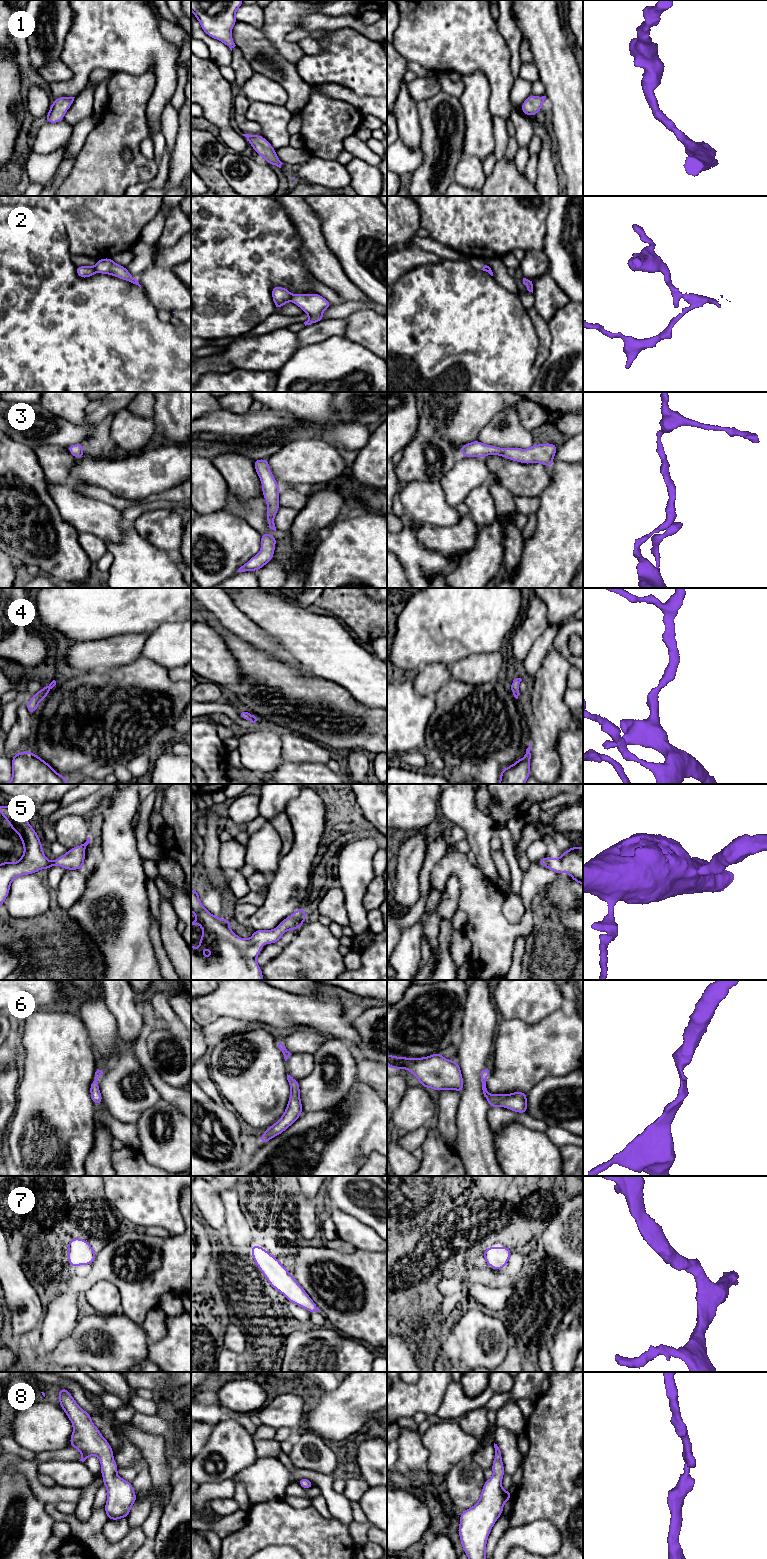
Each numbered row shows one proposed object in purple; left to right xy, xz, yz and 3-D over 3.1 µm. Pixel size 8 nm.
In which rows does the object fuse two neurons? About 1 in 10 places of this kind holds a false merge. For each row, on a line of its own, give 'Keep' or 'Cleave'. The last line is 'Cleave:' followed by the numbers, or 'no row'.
1: Keep
2: Cleave
3: Keep
4: Keep
5: Keep
6: Keep
7: Keep
8: Keep
Cleave: 2

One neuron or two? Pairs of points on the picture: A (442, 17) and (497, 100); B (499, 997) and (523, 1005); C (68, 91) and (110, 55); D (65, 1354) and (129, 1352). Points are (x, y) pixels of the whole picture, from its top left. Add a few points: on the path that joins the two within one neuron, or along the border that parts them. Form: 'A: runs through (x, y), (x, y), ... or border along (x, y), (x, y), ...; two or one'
A: runs through (463, 36), (497, 70), (498, 79); one
B: runs through (505, 997), (515, 997), (517, 999); one
C: runs through (80, 79), (81, 73), (98, 56); one
D: runs through (81, 1354), (100, 1359), (113, 1358); one

